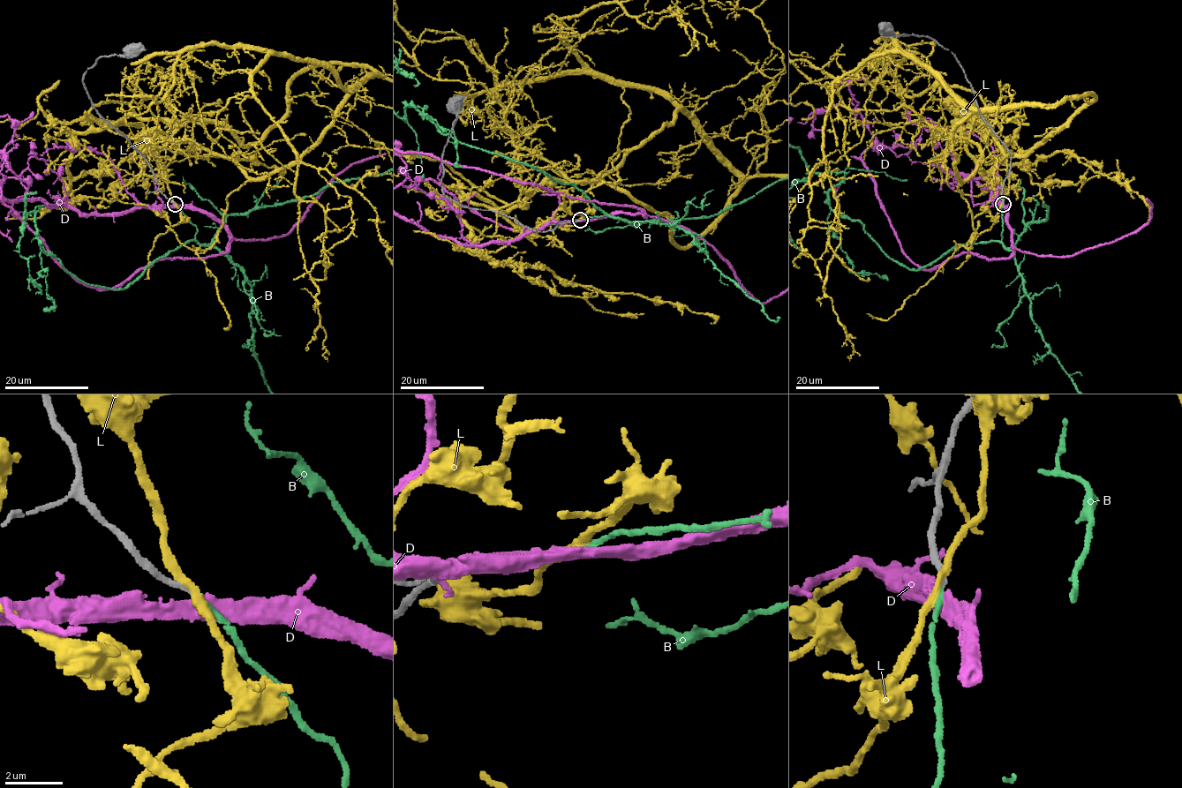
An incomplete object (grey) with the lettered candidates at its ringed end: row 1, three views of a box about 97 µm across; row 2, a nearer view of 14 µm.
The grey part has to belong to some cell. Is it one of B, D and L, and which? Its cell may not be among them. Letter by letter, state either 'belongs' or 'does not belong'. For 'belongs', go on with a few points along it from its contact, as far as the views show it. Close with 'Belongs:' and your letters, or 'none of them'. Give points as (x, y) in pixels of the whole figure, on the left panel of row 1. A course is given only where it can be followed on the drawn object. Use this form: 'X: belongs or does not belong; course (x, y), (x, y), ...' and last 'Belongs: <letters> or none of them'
B: belongs
D: does not belong
L: does not belong
Belongs: B

